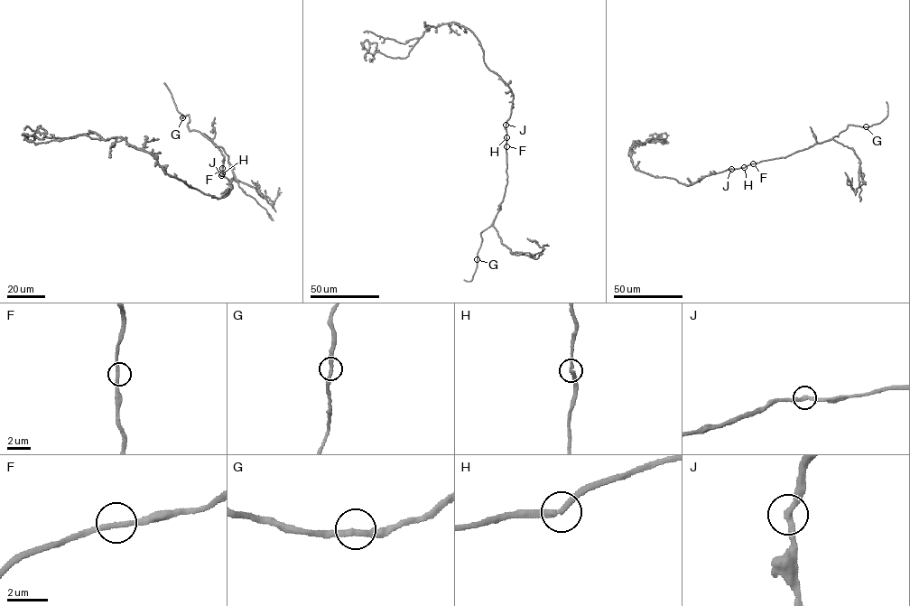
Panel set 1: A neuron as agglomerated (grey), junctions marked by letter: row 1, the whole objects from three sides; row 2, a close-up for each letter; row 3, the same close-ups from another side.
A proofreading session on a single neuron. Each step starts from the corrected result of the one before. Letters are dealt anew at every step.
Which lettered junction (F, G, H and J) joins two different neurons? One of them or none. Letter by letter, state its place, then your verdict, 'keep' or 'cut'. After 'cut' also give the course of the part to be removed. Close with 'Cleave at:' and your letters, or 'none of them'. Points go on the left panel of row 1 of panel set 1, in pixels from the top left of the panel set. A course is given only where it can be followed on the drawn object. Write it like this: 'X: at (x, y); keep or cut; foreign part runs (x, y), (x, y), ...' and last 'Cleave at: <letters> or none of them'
F: at (222, 168); keep
G: at (182, 117); keep
H: at (222, 173); keep
J: at (221, 175); keep
Cleave at: none of them

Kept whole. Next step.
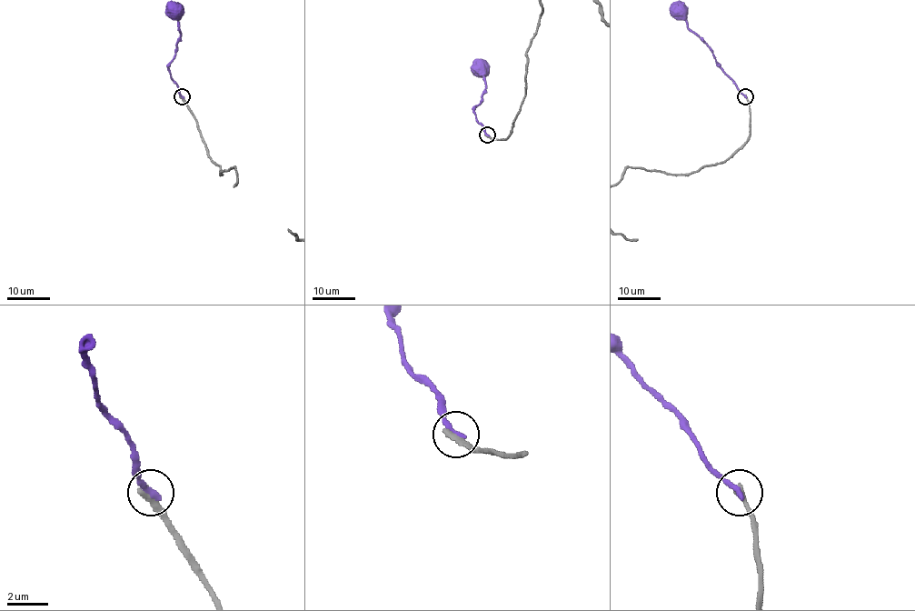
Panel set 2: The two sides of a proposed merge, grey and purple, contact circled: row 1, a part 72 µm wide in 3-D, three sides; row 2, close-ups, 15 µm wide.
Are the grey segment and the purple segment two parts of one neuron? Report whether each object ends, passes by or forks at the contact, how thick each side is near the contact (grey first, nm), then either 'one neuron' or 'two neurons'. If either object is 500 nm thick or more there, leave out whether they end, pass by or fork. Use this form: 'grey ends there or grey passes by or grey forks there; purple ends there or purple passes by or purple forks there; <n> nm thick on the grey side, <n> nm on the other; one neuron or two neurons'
grey ends there; purple ends there; 360 nm thick on the grey side, 320 nm on the other; two neurons

